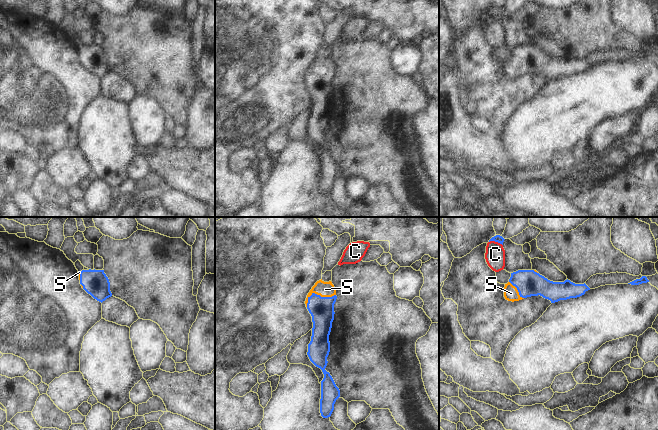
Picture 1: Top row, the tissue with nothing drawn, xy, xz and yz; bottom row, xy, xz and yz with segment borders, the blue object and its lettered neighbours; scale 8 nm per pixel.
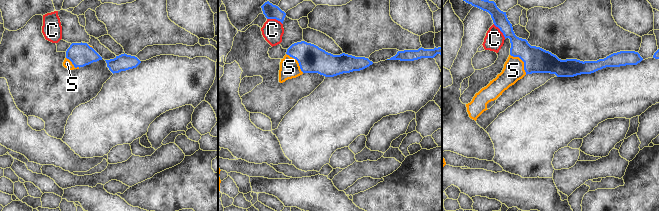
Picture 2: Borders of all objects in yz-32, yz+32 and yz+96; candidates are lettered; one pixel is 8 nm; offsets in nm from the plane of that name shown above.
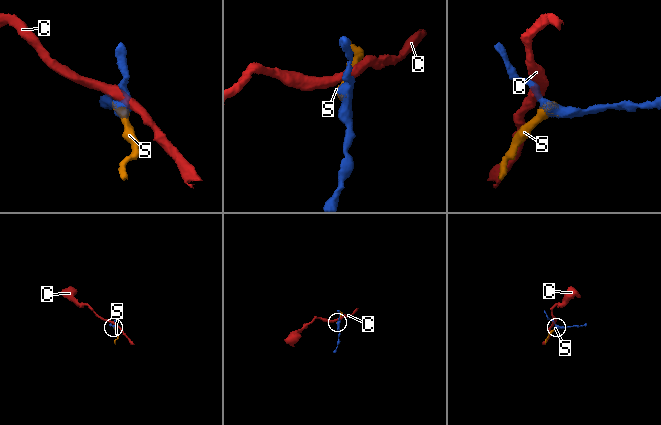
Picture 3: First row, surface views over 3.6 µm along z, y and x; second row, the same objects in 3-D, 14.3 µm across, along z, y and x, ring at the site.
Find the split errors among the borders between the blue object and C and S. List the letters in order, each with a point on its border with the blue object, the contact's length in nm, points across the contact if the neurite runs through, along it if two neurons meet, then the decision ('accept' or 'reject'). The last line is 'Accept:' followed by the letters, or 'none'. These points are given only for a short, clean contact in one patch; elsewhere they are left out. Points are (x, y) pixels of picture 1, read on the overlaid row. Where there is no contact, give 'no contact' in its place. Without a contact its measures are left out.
C: yz (496, 241) | 120 nm | along yz (489, 241), (497, 241), (502, 245) | reject
S: xz (317, 295) | 260 nm | across xz (321, 309), (317, 295), (325, 289) | accept
Accept: S

